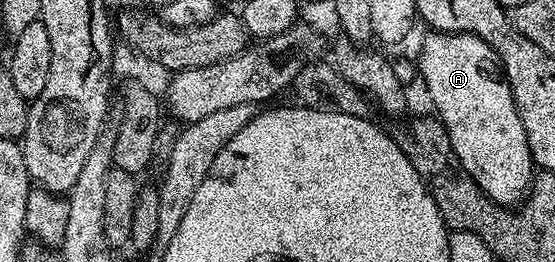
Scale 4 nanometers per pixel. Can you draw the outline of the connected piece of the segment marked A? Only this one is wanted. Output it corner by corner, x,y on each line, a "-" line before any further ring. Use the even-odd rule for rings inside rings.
432,31
431,36
427,36
423,40
423,45
419,48
419,72
423,75
423,84
427,87
427,96
431,99
434,115
442,120
443,125
447,128
449,134
449,142
453,146
453,150
457,154
457,158
461,162
461,166
473,178
473,182
487,195
490,200
504,206
522,205
525,197
528,195
531,181
533,179
533,161
531,159
531,151
529,150
529,142
525,134
525,126
519,117
519,111
515,105
515,99
511,93
511,87
506,76
503,75
503,66
499,62
499,55
493,50
493,46
489,46
489,42
485,42
481,38
469,35
467,32
436,32

